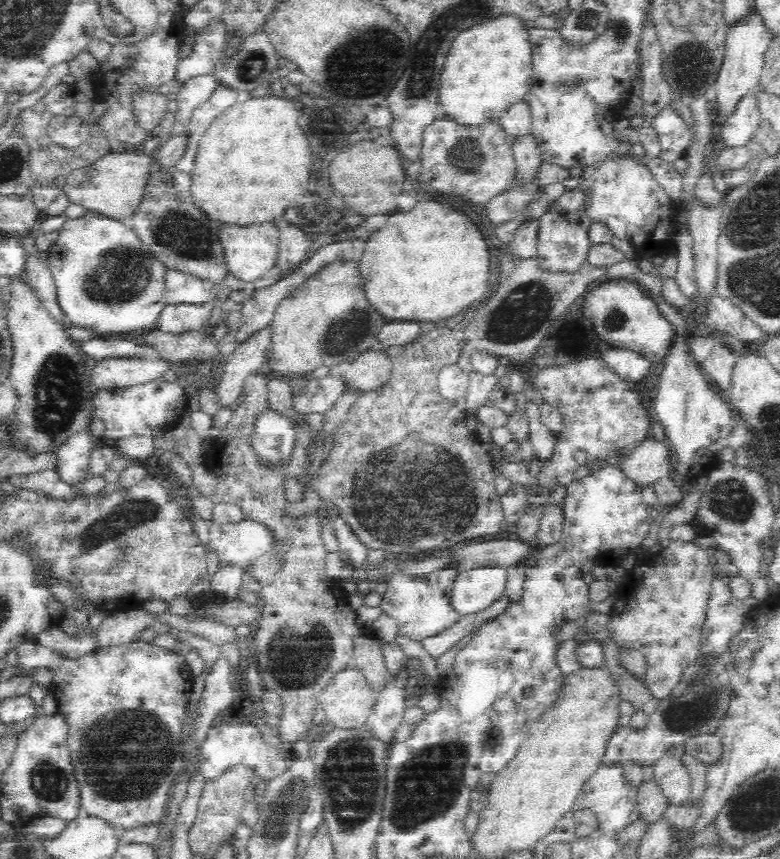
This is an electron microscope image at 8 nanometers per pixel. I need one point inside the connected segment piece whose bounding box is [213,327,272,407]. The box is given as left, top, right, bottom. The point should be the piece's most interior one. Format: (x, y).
(250, 356)

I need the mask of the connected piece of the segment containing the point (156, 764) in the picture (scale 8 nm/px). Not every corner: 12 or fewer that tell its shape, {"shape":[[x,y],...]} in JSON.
{"shape":[[144,641],[47,668],[81,815],[162,825],[189,664]]}

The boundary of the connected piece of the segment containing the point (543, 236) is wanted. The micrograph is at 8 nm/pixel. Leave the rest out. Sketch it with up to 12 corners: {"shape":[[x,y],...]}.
{"shape":[[565,193],[539,219],[542,270],[576,273],[593,246],[585,198]]}

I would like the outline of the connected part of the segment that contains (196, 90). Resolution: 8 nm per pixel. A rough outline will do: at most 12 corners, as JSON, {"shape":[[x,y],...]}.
{"shape":[[212,74],[181,84],[172,136],[185,133],[194,110],[218,87]]}

